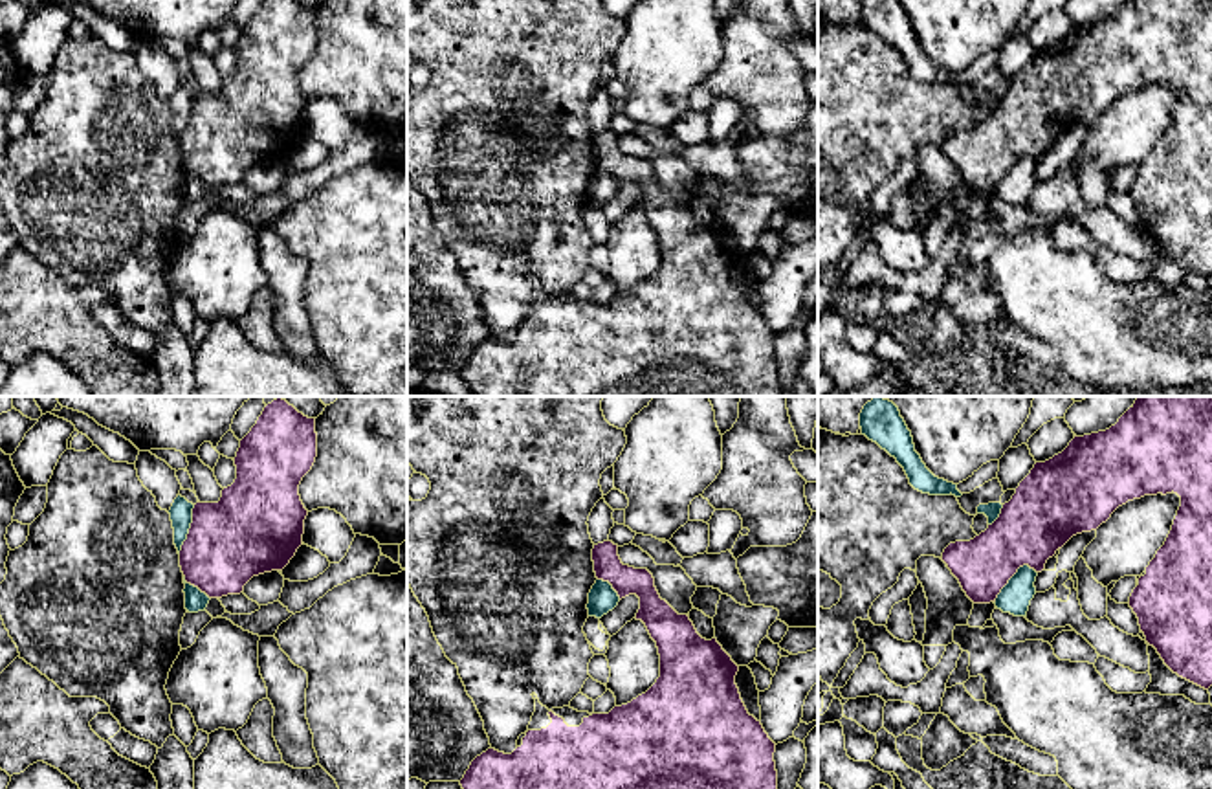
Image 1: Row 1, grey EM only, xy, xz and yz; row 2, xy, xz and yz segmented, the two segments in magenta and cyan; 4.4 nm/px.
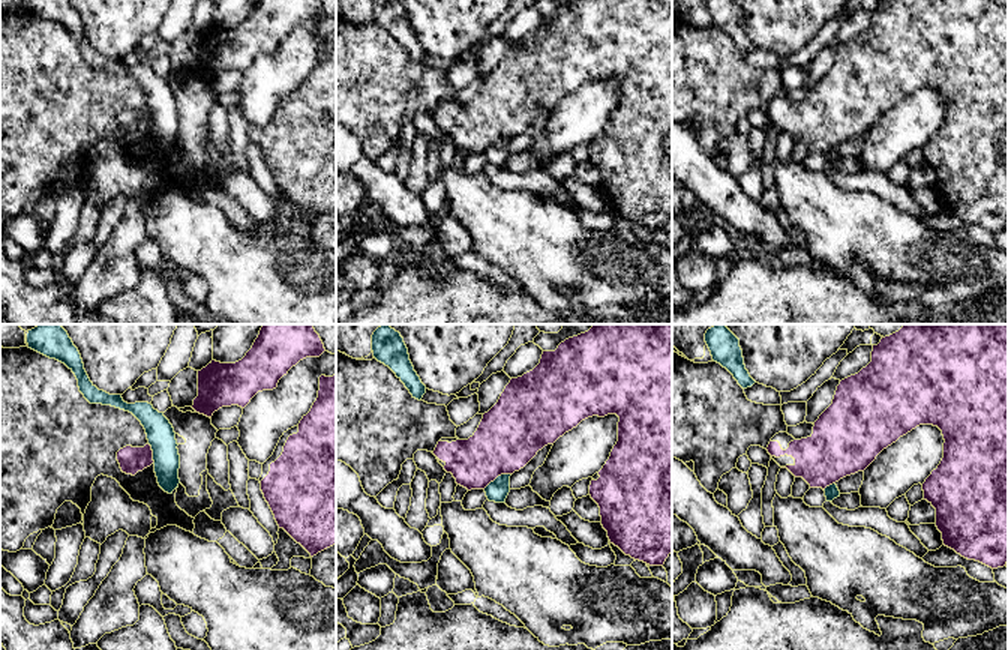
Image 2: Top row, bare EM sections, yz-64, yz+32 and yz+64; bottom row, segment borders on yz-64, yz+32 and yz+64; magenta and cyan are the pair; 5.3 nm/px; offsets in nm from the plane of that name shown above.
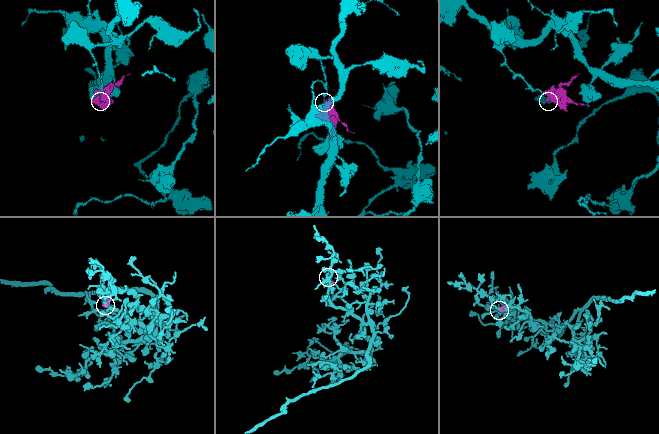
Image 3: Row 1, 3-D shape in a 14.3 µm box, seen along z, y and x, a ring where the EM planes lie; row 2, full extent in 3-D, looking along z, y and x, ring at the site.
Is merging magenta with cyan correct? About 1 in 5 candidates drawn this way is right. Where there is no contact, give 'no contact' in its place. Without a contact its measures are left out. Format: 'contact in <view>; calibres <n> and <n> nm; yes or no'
contact in yz; calibres 300 and 140 nm; no

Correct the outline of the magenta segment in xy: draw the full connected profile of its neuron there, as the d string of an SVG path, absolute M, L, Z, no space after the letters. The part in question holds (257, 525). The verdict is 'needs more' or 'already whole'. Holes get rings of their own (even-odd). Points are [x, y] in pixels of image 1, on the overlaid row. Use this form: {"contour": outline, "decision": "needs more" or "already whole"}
{"contour": "M286 400L268 404L235 457L237 479L222 490L218 503L196 503L187 539L180 550L185 582L209 598L240 595L259 574L282 571L303 545L304 508L299 484L317 457L315 418Z", "decision": "already whole"}

